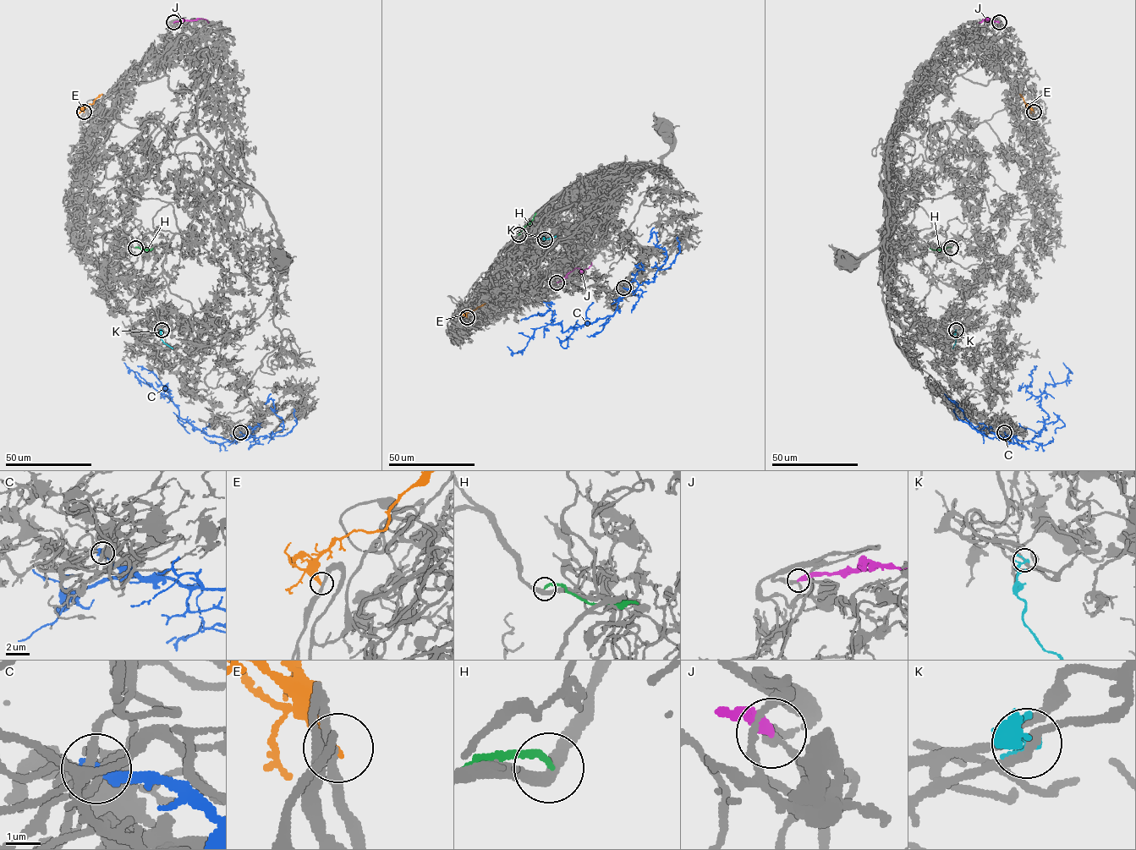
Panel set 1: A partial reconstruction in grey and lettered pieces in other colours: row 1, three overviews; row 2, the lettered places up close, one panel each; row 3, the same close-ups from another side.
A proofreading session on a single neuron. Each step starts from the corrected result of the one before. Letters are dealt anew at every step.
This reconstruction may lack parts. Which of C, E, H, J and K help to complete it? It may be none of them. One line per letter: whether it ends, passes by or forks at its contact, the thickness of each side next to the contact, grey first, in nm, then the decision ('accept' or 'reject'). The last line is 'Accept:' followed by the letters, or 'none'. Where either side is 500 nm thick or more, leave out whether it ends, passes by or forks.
C: it ends | 240/400 nm | reject
E: it ends | 280/300 nm | reject
H: it ends | 320/190 nm | reject
J: it ends | 240/280 nm | reject
K: it ends | 240/200 nm | reject
Accept: none

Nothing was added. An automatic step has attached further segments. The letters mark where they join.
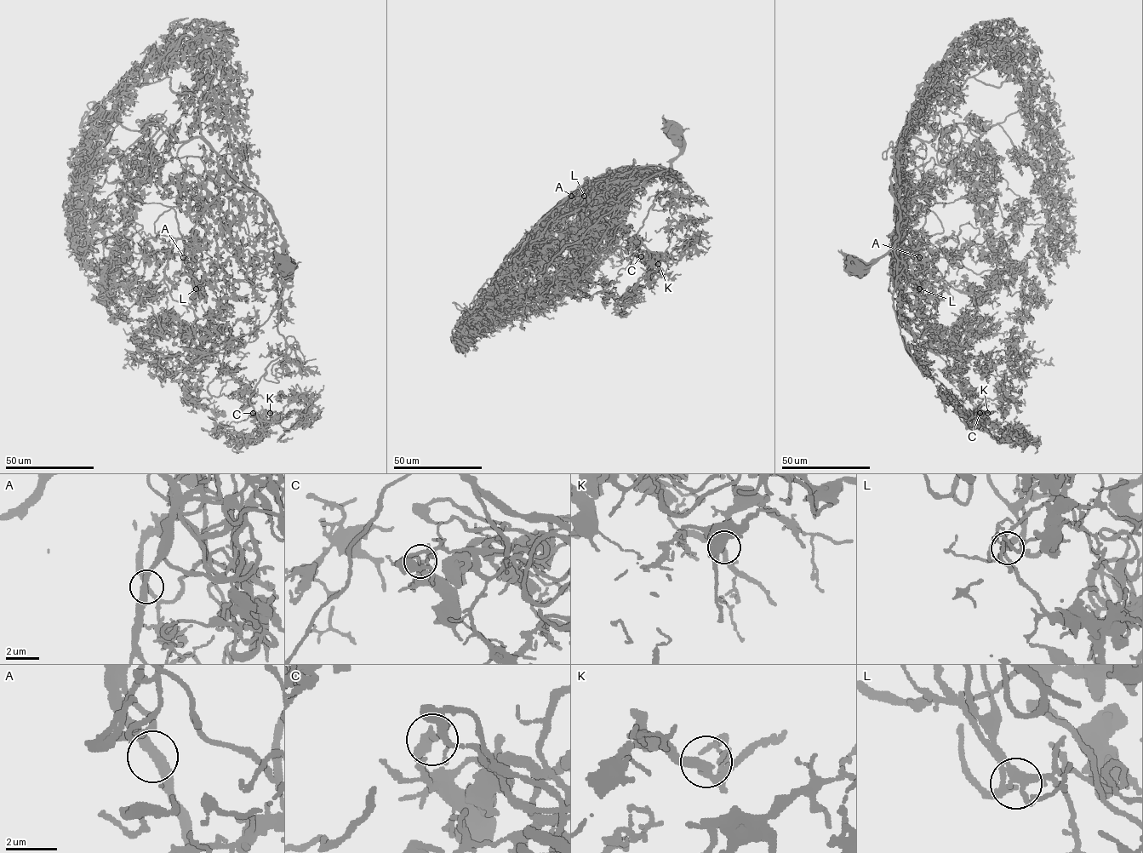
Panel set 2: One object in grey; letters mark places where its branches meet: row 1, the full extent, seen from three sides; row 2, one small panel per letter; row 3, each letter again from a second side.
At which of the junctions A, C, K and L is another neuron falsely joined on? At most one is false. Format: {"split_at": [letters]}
{"split_at": []}

